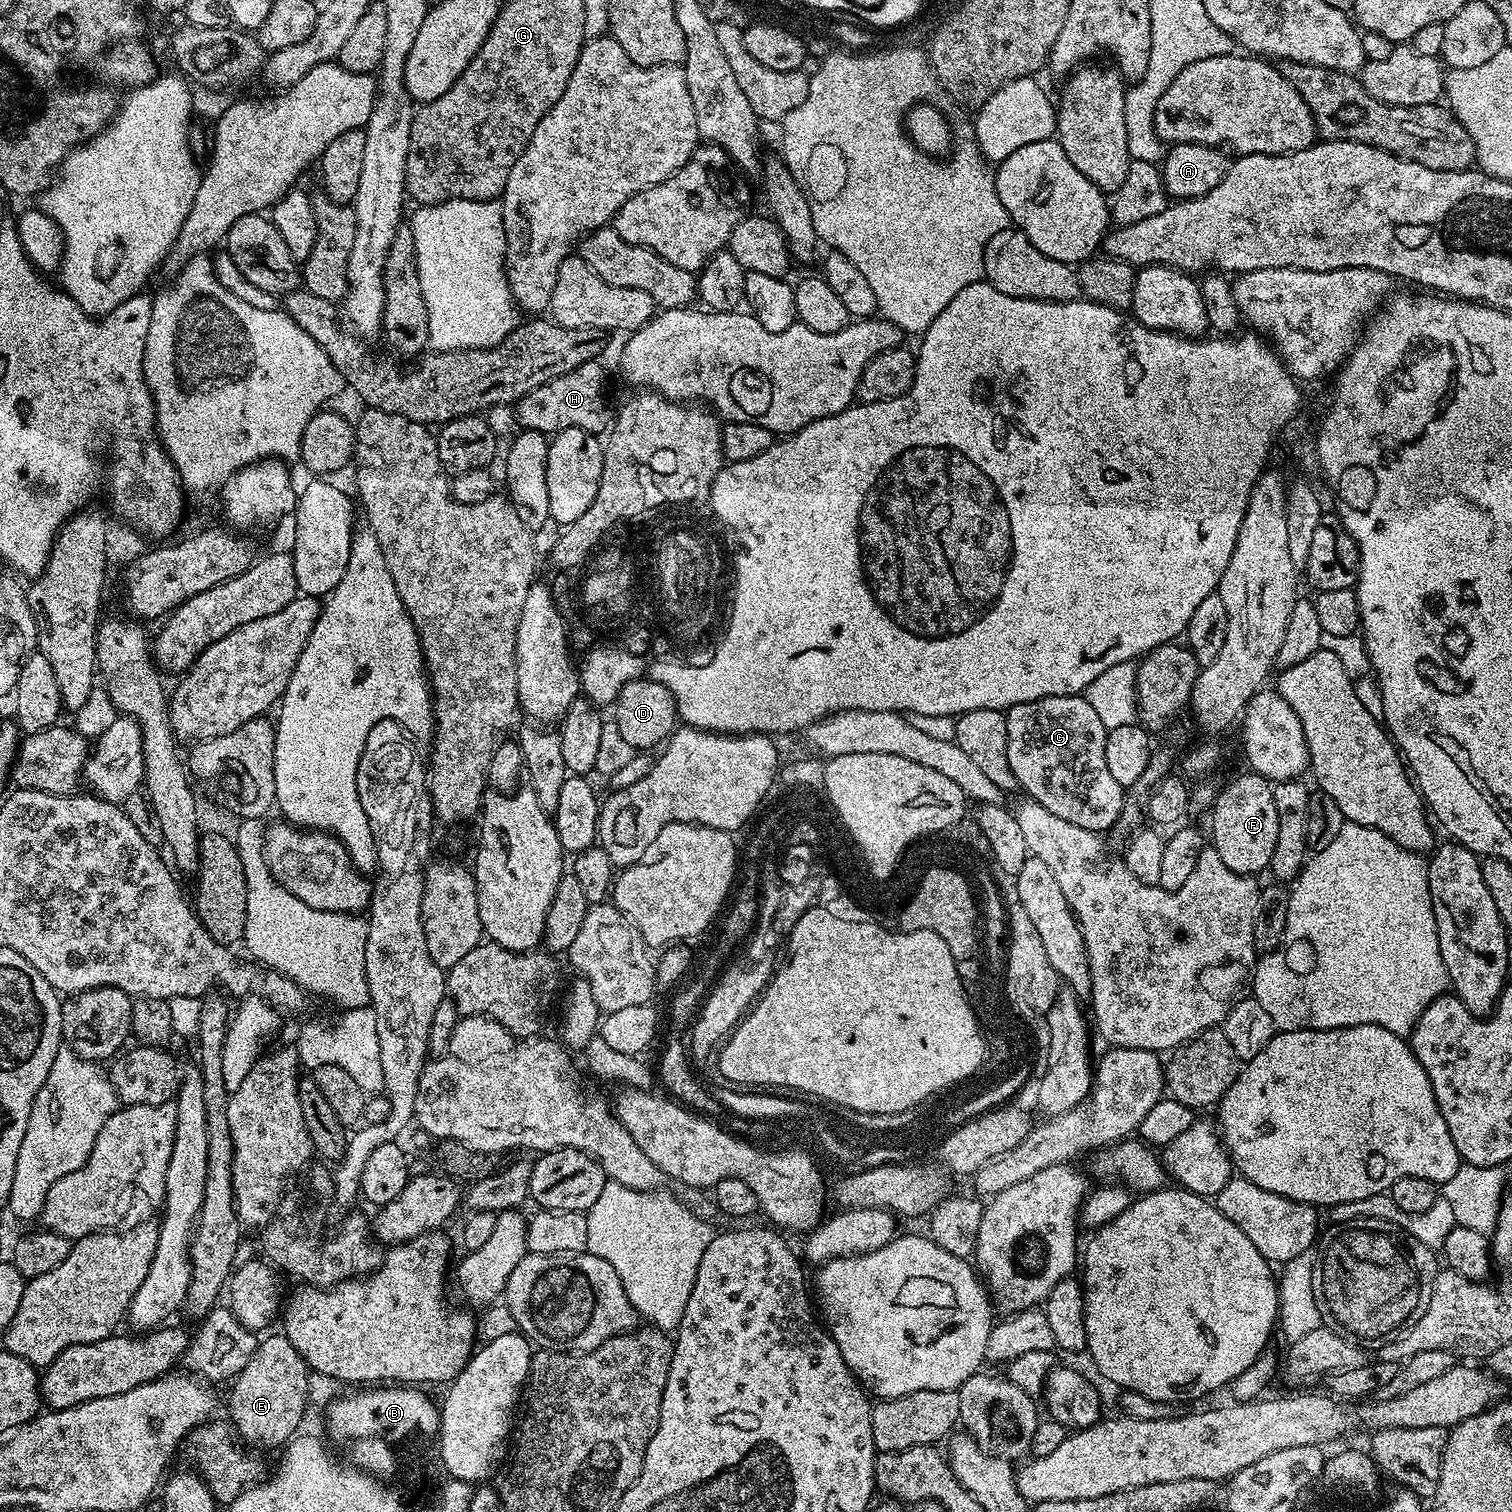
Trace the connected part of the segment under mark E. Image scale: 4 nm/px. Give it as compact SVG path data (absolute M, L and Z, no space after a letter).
M283 1334L268 1336L257 1343L250 1362L231 1381L232 1389L228 1392L228 1416L237 1437L245 1445L256 1448L276 1448L288 1443L293 1436L301 1431L300 1423L304 1420L304 1411L310 1408L308 1403L308 1363L294 1350L294 1346Z

